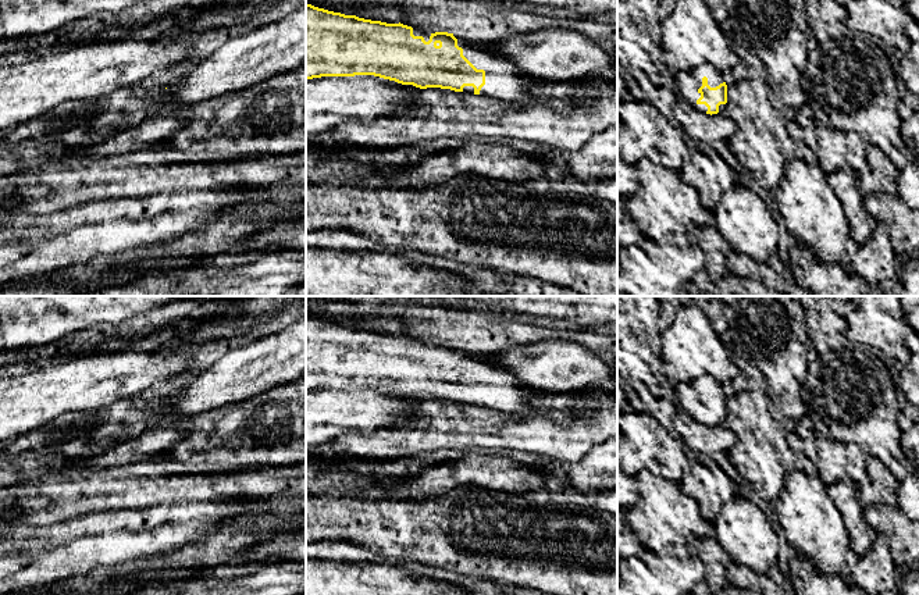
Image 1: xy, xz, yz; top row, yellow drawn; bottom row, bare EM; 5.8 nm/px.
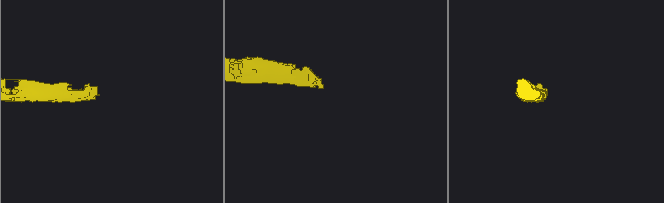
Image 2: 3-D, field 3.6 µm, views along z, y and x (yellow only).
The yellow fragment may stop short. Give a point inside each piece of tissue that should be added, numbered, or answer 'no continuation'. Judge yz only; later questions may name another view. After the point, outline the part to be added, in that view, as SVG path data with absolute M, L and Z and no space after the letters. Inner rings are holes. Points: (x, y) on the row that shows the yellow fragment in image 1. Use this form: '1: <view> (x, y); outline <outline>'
1: yz (687, 82); outline M701 64L695 70L680 71L672 75L673 83L678 89L678 95L701 113L708 111L708 107L705 104L697 103L697 100L701 97L698 89L702 86L704 76L708 78L708 85L710 88L716 88L720 83L726 82L724 74L709 64Z

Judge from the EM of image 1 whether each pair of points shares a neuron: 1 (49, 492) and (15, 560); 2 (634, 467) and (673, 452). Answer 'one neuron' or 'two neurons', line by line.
1: two neurons
2: one neuron

